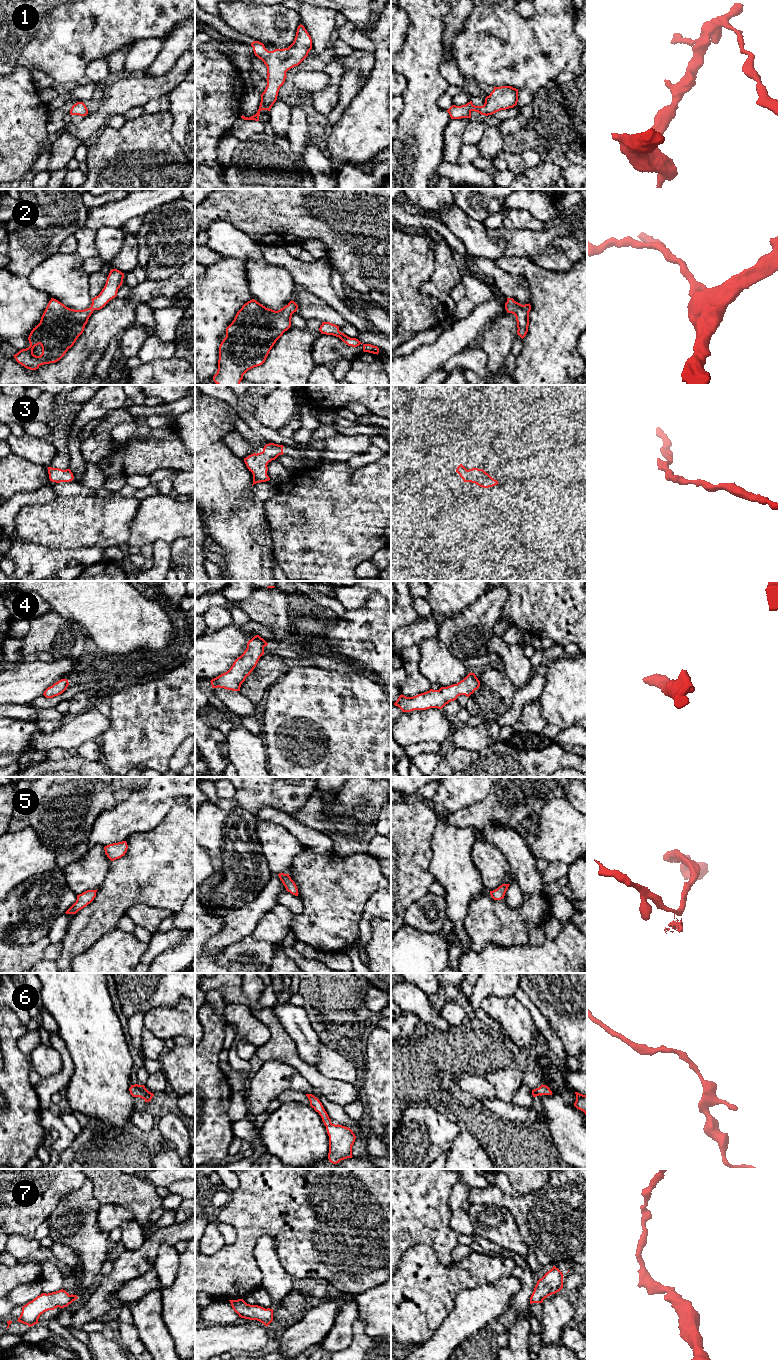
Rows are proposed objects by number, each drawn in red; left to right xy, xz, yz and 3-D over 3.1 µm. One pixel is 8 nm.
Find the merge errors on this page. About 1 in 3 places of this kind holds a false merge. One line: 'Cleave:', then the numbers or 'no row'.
Cleave: no row

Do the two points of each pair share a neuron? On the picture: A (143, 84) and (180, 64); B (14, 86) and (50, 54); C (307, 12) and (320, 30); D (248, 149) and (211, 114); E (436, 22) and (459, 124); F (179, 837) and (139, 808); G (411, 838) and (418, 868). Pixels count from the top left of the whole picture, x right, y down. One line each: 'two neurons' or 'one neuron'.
A: one neuron
B: two neurons
C: one neuron
D: two neurons
E: two neurons
F: two neurons
G: one neuron

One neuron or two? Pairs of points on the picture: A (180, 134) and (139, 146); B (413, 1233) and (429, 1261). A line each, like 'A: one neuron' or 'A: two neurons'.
A: two neurons
B: two neurons

